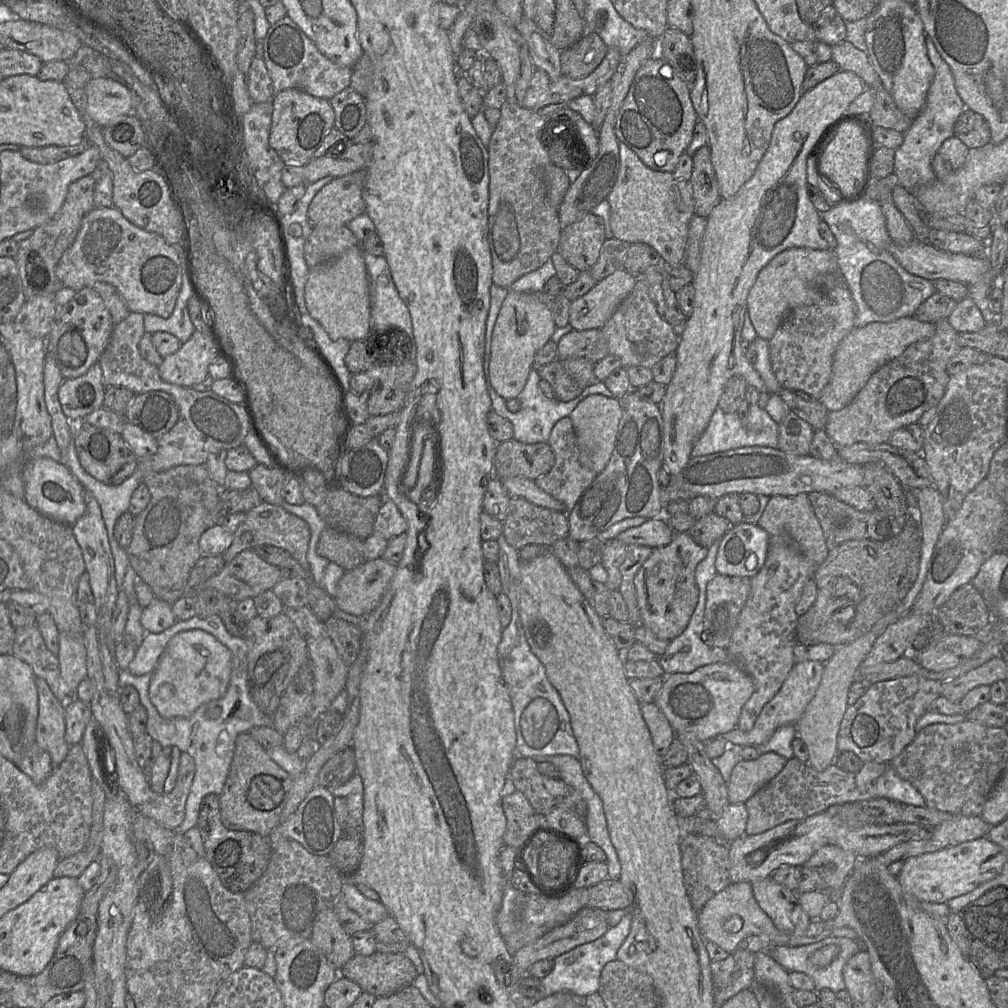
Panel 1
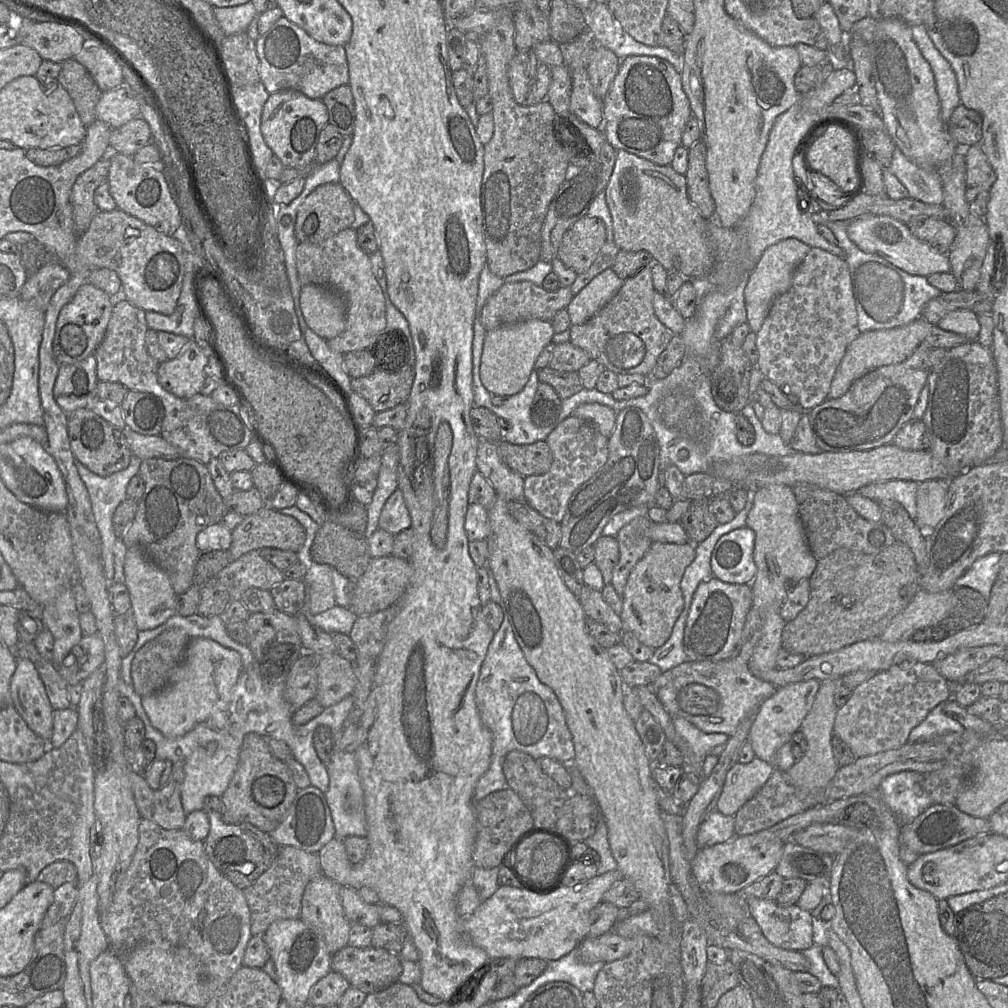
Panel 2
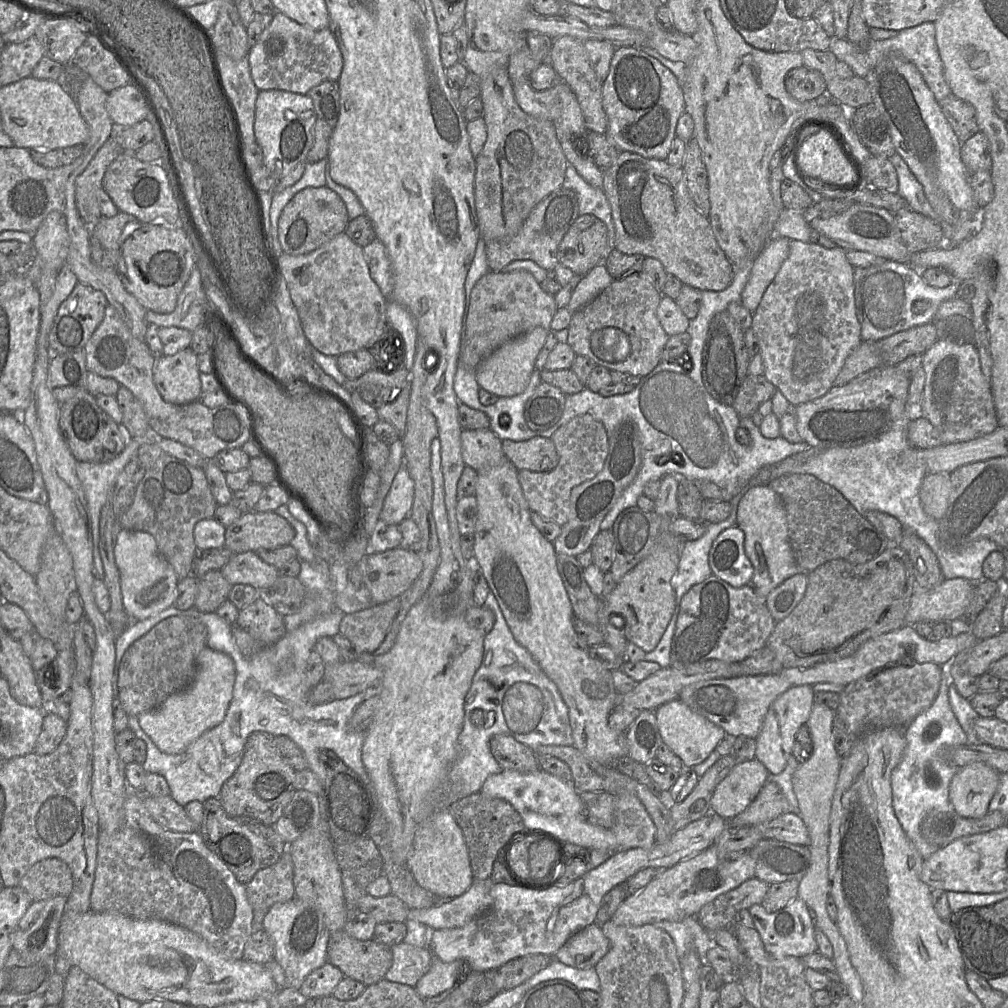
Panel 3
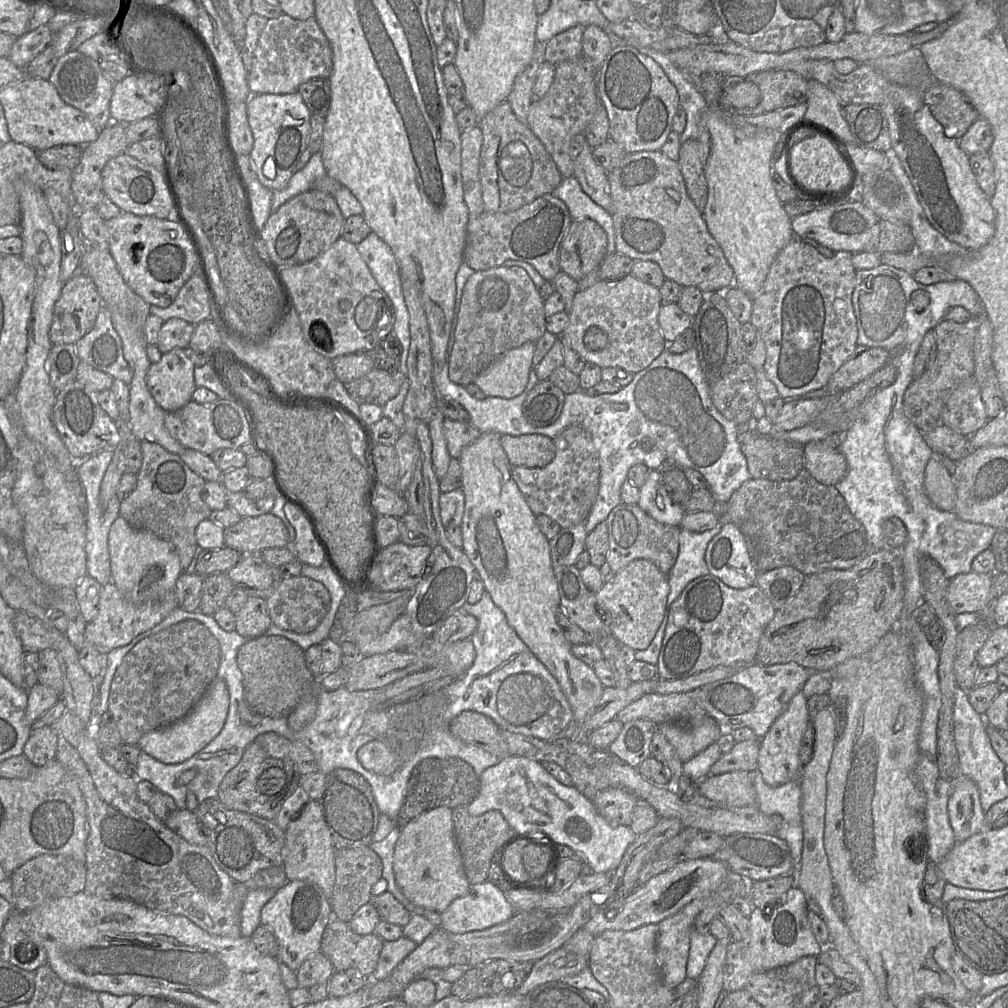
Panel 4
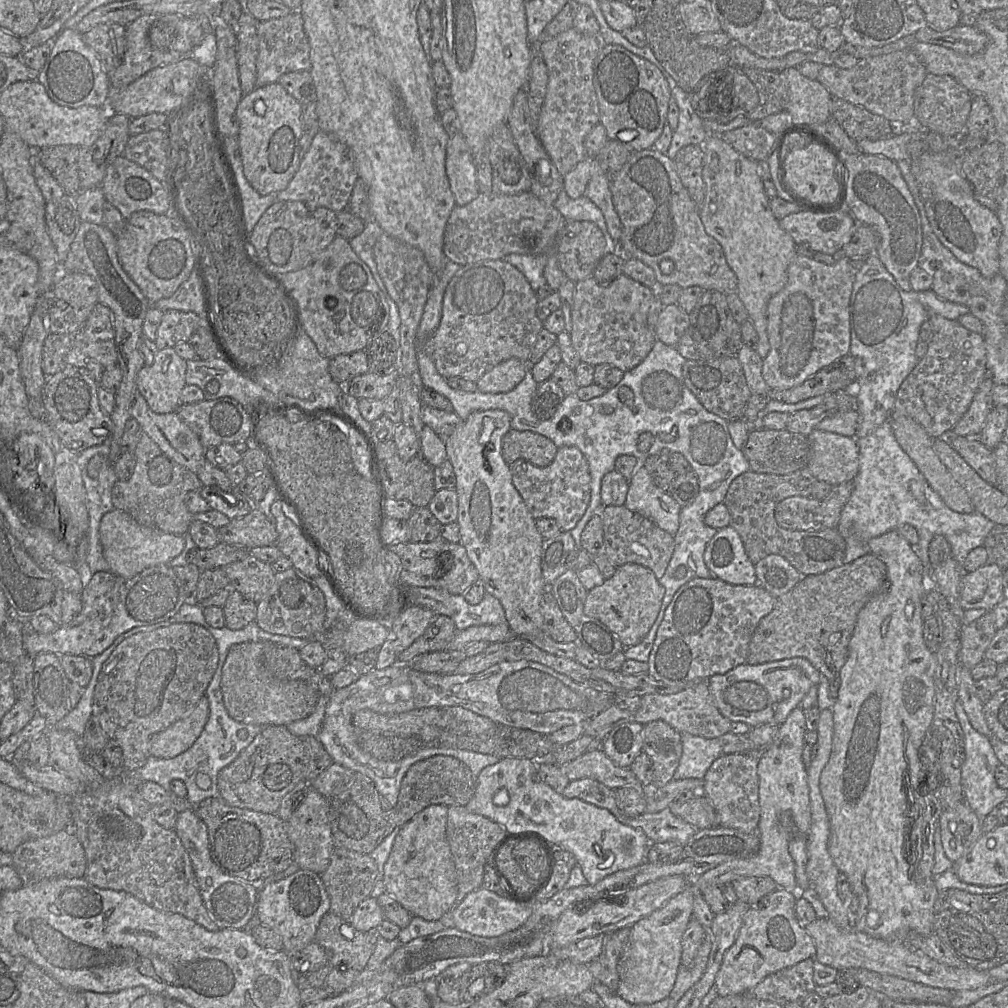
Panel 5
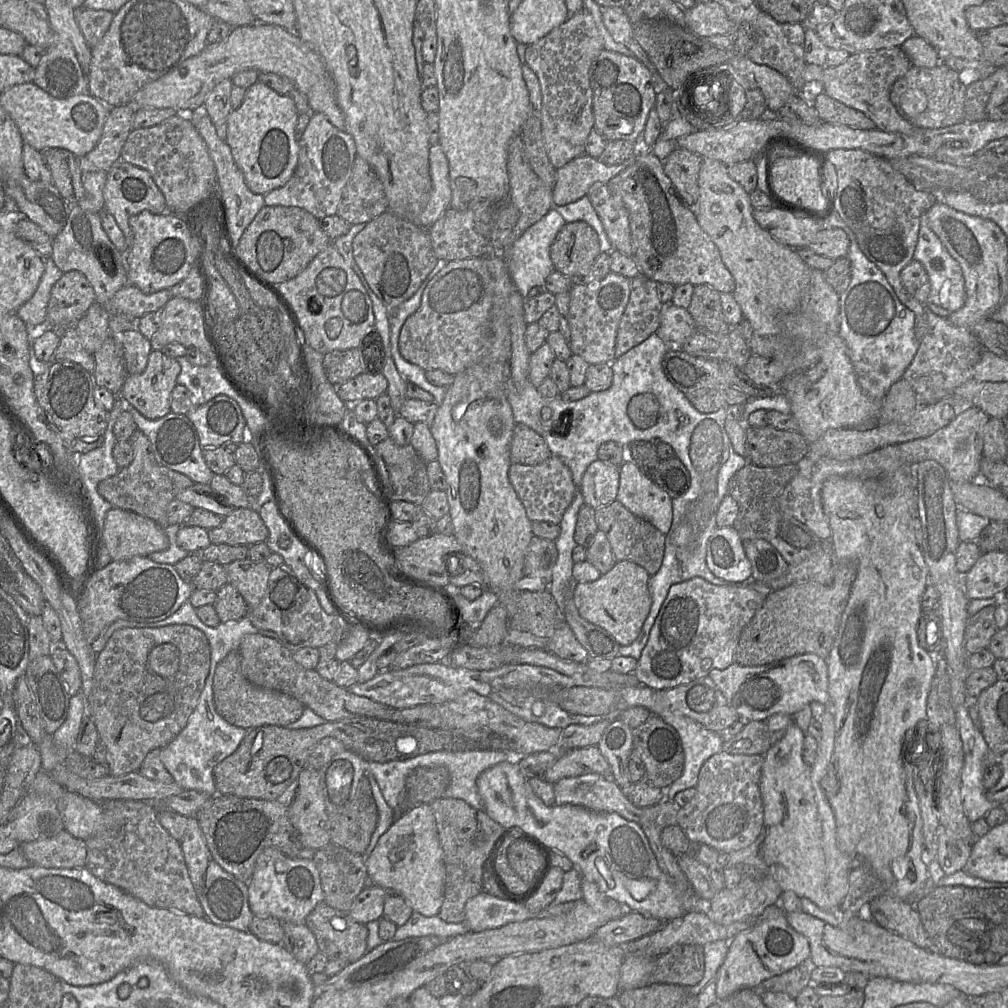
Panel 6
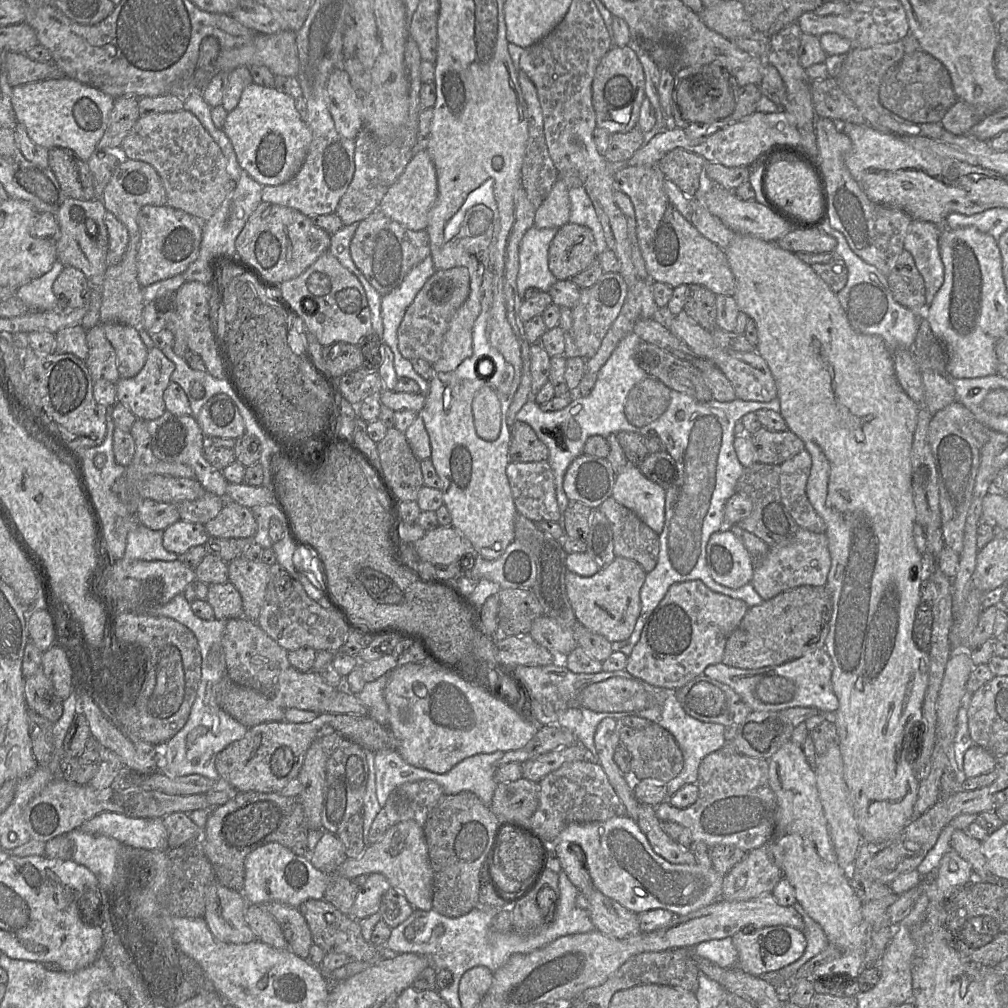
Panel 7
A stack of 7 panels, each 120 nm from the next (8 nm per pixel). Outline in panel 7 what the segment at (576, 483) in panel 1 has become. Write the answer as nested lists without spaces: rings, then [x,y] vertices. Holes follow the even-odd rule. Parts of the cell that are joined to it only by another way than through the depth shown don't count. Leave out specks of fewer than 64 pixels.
[[[510,461],[506,474],[519,514],[534,522],[547,520],[559,522],[555,477],[548,462]]]

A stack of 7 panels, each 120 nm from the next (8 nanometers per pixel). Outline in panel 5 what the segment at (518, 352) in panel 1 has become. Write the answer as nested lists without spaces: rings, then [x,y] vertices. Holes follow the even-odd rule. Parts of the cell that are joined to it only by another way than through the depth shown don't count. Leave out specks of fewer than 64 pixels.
[[[518,358],[499,363],[476,382],[478,390],[486,393],[505,393],[513,390],[524,379],[528,364]]]

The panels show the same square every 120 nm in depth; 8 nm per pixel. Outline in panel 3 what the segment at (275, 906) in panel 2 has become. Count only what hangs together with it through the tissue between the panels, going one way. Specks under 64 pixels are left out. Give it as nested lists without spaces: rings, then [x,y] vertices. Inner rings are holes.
[[[288,848],[273,865],[263,868],[247,883],[246,892],[253,911],[268,911],[276,903],[295,898],[294,865]]]

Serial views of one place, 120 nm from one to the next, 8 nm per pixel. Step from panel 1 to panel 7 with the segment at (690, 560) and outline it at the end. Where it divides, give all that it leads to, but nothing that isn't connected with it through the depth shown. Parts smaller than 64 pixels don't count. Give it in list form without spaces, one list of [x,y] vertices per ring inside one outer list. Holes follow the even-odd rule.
[[[615,557],[608,566],[590,577],[567,571],[566,592],[577,621],[611,643],[628,639],[641,612],[640,590],[646,574],[636,561],[622,557]]]

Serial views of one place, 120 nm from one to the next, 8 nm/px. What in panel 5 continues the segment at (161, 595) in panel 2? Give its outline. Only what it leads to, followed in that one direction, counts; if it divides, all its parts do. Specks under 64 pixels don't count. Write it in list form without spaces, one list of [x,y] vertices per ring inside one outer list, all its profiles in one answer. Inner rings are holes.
[[[118,509],[103,515],[99,536],[103,555],[110,565],[110,571],[123,578],[132,578],[149,567],[167,564],[180,555],[185,546],[183,536],[143,526],[129,514]]]

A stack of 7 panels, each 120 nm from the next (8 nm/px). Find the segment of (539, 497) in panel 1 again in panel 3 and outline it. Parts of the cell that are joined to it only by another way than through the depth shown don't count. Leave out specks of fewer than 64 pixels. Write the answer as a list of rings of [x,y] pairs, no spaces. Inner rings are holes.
[[[490,429],[463,430],[461,453],[466,466],[475,471],[488,471],[507,461],[500,440]]]

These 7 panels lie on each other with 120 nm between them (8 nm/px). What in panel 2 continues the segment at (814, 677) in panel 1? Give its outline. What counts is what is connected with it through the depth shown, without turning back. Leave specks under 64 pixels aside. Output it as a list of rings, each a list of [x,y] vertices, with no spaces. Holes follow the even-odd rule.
[[[810,679],[779,687],[774,695],[760,705],[753,715],[753,725],[748,735],[748,741],[757,758],[776,768],[778,750],[785,743],[790,742],[793,735],[800,729],[804,718],[814,703],[820,683],[817,679]],[[672,716],[676,732],[693,750],[694,754],[703,760],[715,746],[726,744],[729,736],[725,733],[705,733],[691,722],[679,716]]]

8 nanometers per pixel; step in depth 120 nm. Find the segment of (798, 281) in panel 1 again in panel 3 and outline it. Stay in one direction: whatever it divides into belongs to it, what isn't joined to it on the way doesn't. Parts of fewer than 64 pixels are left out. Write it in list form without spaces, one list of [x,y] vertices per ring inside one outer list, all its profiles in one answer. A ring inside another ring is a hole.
[[[773,236],[755,258],[749,278],[741,293],[741,303],[753,313],[789,254],[790,239]]]

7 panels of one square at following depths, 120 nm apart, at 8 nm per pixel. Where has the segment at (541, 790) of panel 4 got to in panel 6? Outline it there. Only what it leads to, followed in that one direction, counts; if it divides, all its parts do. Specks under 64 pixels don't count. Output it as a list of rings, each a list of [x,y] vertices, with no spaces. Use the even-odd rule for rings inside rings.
[[[501,762],[495,766],[492,766],[486,770],[484,770],[476,779],[476,786],[478,793],[483,801],[484,804],[484,811],[486,814],[495,822],[497,822],[499,825],[501,825],[504,830],[507,829],[521,829],[534,837],[536,837],[538,840],[540,840],[543,844],[545,844],[549,849],[556,850],[563,855],[565,855],[569,860],[573,863],[574,868],[577,869],[582,878],[587,879],[588,881],[594,883],[601,892],[603,892],[607,897],[612,898],[624,905],[626,905],[631,911],[641,913],[646,916],[657,918],[663,922],[667,922],[669,920],[673,920],[675,918],[678,918],[682,916],[684,912],[684,906],[683,906],[683,895],[679,892],[675,884],[669,879],[669,877],[662,871],[662,869],[659,867],[656,857],[650,847],[649,841],[644,833],[644,831],[641,829],[640,825],[628,821],[624,818],[622,818],[620,815],[616,813],[597,813],[590,811],[586,808],[583,808],[581,806],[576,805],[552,805],[547,806],[545,805],[532,791],[528,779],[526,778],[519,769],[517,762]]]

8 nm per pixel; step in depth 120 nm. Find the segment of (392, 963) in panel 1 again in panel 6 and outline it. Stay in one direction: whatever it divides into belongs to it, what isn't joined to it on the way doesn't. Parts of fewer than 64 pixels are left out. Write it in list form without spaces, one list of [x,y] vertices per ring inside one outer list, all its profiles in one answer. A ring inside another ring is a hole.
[[[324,901],[307,915],[305,924],[328,959],[354,962],[367,952],[368,929],[351,918],[349,912],[337,910]]]

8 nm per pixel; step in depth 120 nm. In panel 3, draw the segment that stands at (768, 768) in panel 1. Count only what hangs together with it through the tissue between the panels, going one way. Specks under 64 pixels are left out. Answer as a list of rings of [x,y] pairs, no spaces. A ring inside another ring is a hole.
[[[758,759],[738,762],[715,788],[711,812],[731,820],[757,797],[768,776],[768,769]]]

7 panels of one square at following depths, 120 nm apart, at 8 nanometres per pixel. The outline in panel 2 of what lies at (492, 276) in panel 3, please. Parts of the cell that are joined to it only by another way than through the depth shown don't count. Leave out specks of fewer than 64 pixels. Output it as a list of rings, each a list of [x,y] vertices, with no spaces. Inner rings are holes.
[[[529,281],[504,283],[486,300],[480,315],[480,322],[486,331],[499,326],[529,319],[551,321],[561,309],[565,309],[573,298],[570,287],[560,287],[554,292],[547,292],[541,286]]]

